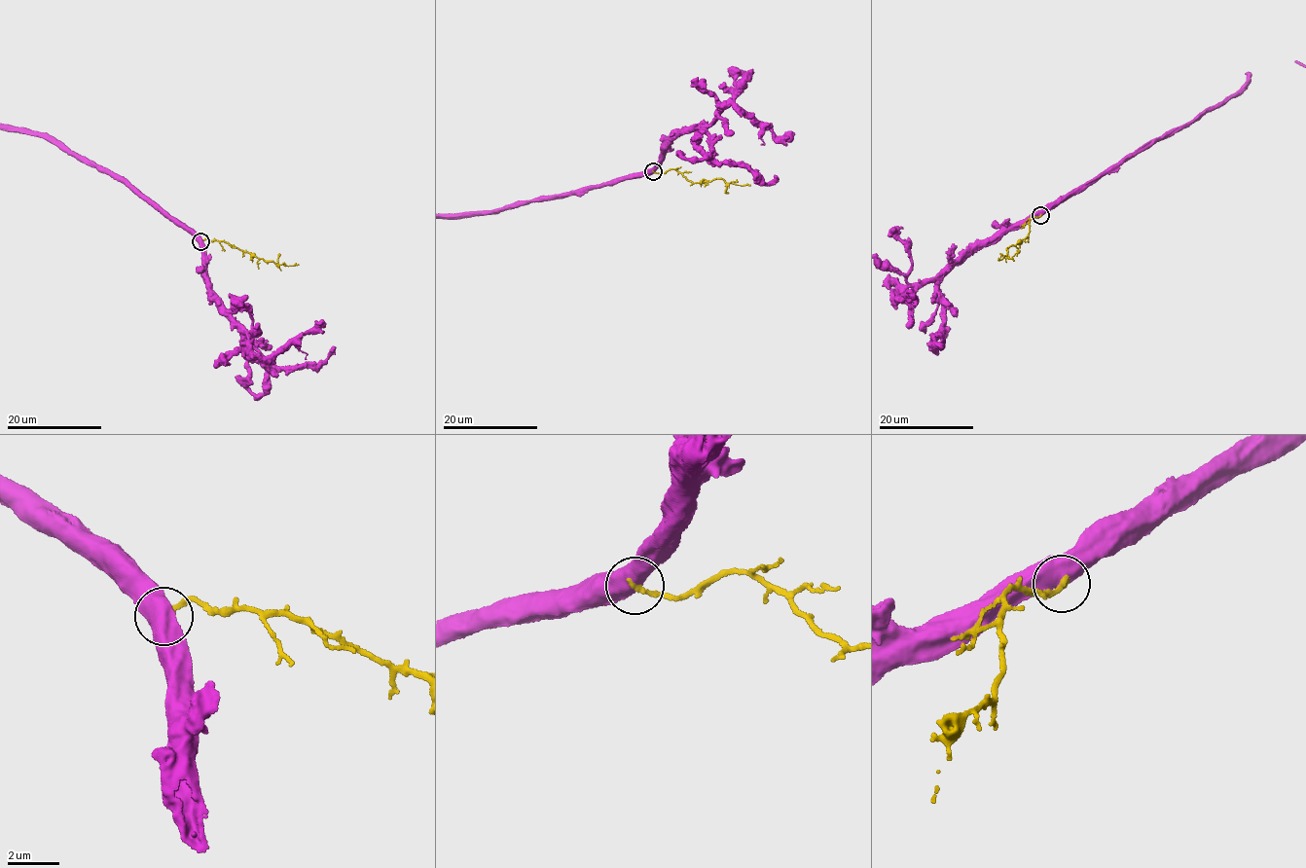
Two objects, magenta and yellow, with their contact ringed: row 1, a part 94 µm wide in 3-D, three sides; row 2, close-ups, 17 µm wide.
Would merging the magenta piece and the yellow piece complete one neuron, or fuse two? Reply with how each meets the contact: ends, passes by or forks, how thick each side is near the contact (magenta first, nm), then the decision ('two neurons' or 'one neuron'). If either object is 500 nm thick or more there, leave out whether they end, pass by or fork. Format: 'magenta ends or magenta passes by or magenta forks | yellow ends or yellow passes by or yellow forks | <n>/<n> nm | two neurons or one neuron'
750/200 nm | two neurons

